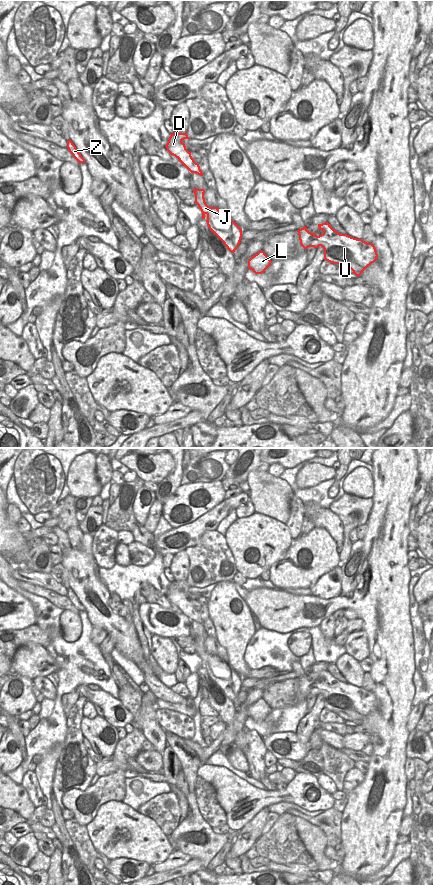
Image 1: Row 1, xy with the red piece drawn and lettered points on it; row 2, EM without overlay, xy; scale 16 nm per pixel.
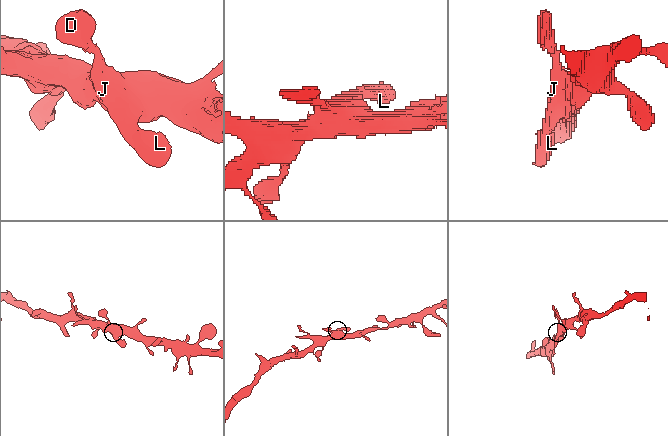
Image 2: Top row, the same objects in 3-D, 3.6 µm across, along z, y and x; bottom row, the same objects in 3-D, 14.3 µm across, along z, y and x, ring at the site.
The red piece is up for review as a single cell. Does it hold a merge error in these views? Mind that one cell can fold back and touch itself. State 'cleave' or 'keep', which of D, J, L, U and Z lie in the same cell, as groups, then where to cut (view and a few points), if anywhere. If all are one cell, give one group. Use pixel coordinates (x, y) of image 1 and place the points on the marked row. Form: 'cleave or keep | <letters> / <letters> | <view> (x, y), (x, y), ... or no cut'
keep | D J L U Z | no cut

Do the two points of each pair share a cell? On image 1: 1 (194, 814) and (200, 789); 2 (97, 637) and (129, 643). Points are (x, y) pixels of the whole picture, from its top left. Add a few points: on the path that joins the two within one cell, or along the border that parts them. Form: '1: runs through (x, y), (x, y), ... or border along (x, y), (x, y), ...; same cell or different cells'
1: border along (194, 791), (196, 797); different cells
2: border along (93, 626), (103, 628), (107, 634); different cells

